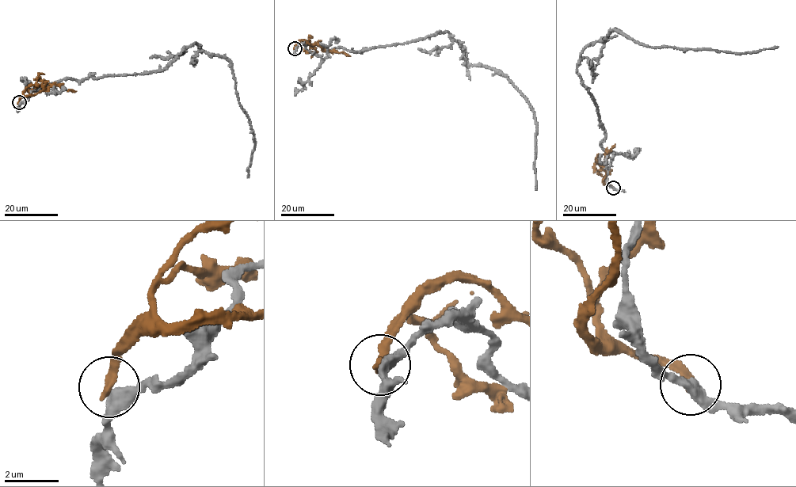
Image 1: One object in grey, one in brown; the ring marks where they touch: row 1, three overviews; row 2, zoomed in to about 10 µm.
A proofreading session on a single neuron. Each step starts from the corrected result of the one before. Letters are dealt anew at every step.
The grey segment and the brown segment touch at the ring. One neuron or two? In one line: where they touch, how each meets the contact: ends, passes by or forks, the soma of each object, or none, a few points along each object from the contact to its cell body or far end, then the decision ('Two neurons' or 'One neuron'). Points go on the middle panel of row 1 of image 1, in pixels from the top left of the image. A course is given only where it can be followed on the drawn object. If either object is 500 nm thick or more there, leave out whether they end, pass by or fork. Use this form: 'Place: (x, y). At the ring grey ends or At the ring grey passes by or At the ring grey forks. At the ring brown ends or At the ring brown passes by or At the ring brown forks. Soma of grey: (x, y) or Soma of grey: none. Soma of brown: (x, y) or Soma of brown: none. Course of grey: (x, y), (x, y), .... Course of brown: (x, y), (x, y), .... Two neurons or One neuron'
Place: (295, 48). At the ring grey passes by. At the ring brown ends. Soma of grey: none. Soma of brown: none. Course of grey: (295, 48), (322, 58), (335, 48), (447, 32), (466, 63), (506, 76), (531, 106), (536, 189). Course of brown: (295, 48), (302, 39), (319, 45), (326, 50), (344, 52), (350, 56). Two neurons

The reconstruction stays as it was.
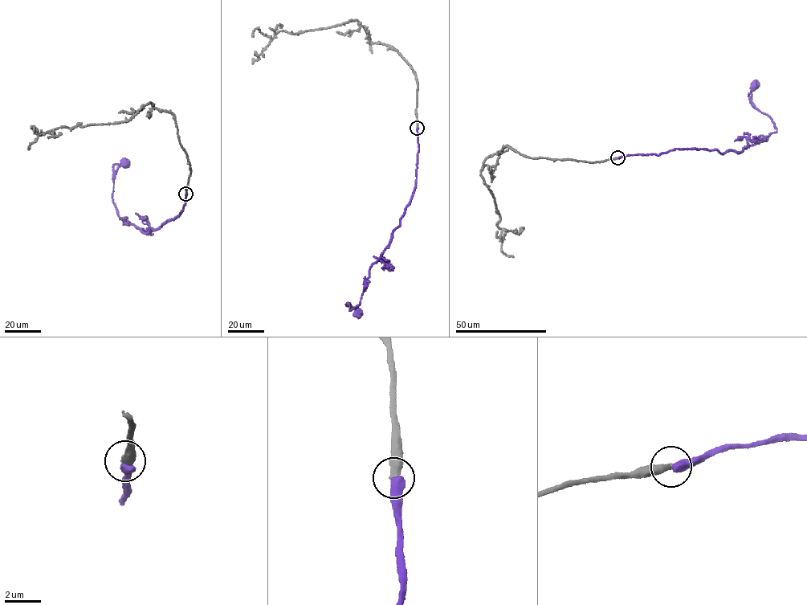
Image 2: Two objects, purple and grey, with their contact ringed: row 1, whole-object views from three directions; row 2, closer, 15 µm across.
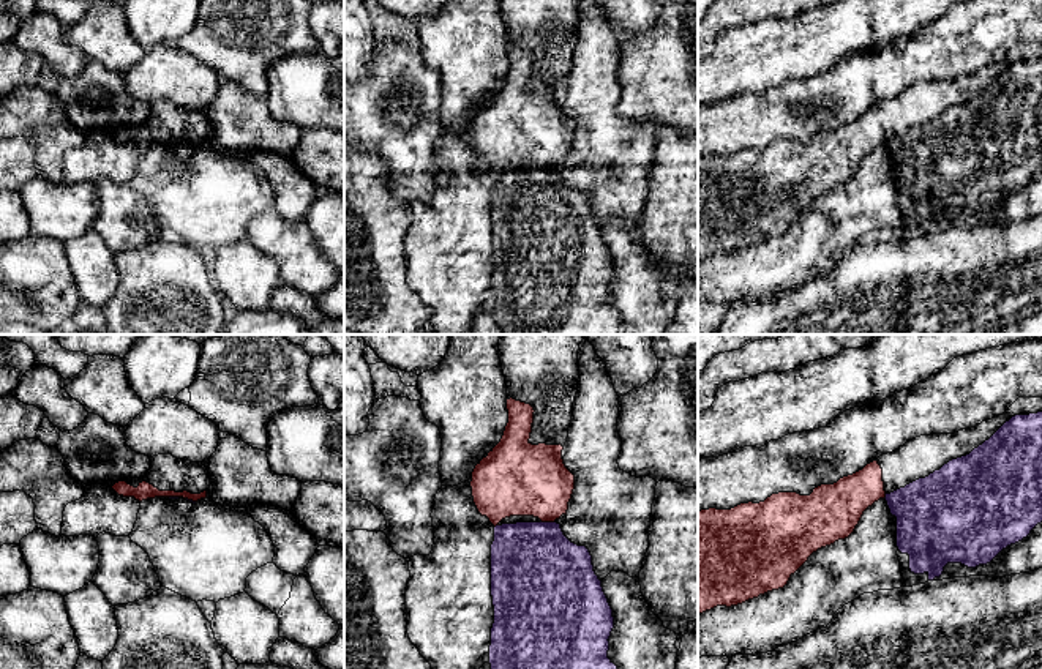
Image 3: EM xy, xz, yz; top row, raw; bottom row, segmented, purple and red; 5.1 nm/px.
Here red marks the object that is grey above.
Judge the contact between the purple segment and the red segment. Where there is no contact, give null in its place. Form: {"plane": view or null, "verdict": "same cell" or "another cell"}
{"plane": "xz", "verdict": "another cell"}

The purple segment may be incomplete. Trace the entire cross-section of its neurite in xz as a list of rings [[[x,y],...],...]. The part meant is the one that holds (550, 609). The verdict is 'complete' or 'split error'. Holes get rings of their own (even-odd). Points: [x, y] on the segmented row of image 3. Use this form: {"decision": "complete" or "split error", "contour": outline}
{"decision": "split error", "contour": [[[567,514],[554,522],[510,516],[494,527],[491,669],[617,669],[608,658],[613,609],[589,549],[564,535],[560,524],[565,519]]]}

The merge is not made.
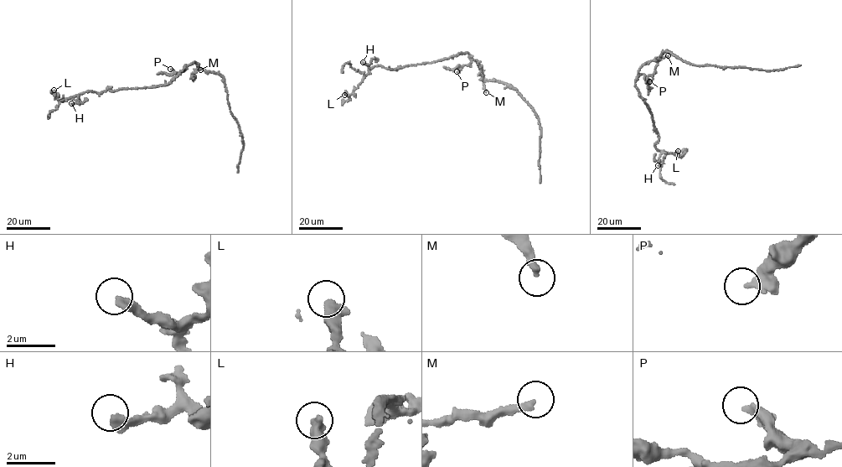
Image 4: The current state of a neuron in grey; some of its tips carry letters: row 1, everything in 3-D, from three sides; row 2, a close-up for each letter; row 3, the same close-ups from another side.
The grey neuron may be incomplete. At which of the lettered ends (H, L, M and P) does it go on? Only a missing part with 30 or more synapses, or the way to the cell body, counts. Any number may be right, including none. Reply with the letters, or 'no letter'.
M

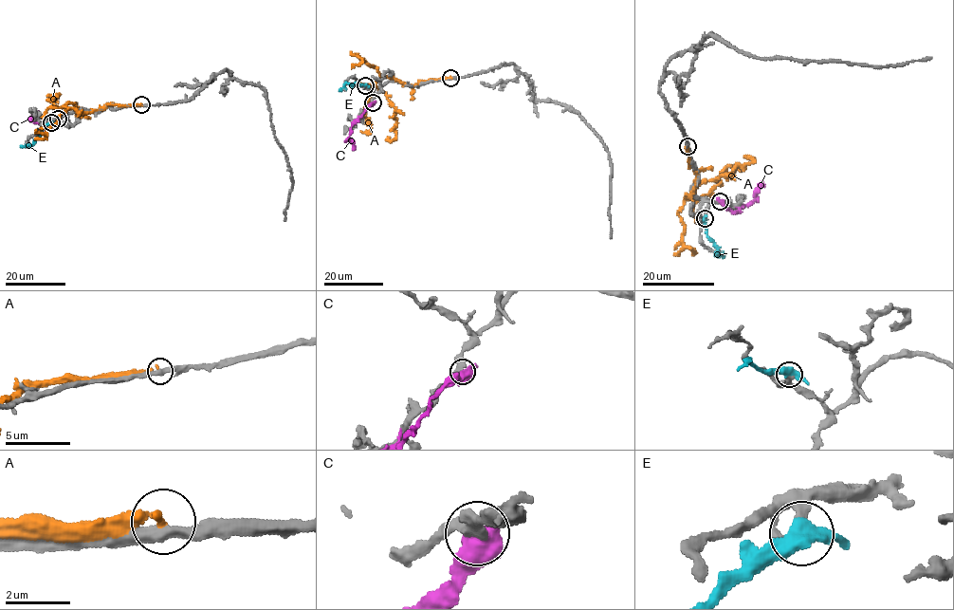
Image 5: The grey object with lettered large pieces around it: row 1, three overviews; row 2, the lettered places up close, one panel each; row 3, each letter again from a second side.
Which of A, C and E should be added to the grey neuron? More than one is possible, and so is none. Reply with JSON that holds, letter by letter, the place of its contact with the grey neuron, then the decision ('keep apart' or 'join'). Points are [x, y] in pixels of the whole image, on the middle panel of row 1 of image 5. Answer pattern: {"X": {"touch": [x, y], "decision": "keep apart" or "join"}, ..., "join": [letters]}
{"A": {"touch": [450, 78], "decision": "keep apart"}, "C": {"touch": [373, 102], "decision": "keep apart"}, "E": {"touch": [365, 85], "decision": "keep apart"}, "join": []}

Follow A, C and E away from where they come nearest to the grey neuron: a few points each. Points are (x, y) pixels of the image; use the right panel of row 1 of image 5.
A: (687, 146), (688, 164), (696, 177), (687, 198), (703, 181), (751, 162), (743, 157)
C: (719, 201), (734, 212), (757, 199), (755, 193), (761, 181)
E: (704, 219), (706, 233), (717, 249), (717, 255), (723, 255)

